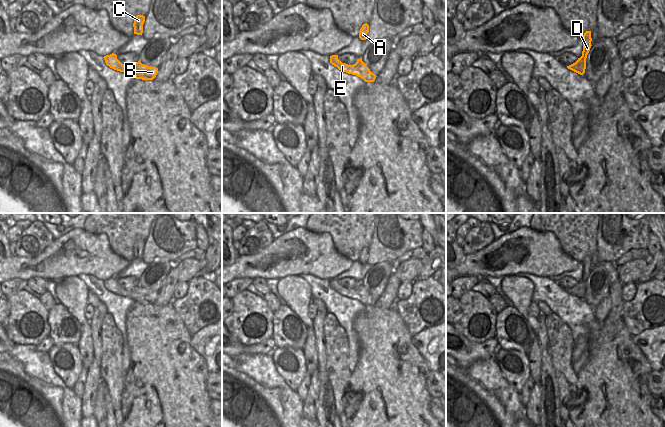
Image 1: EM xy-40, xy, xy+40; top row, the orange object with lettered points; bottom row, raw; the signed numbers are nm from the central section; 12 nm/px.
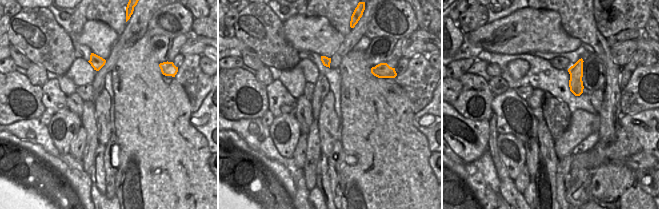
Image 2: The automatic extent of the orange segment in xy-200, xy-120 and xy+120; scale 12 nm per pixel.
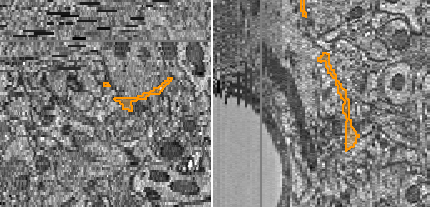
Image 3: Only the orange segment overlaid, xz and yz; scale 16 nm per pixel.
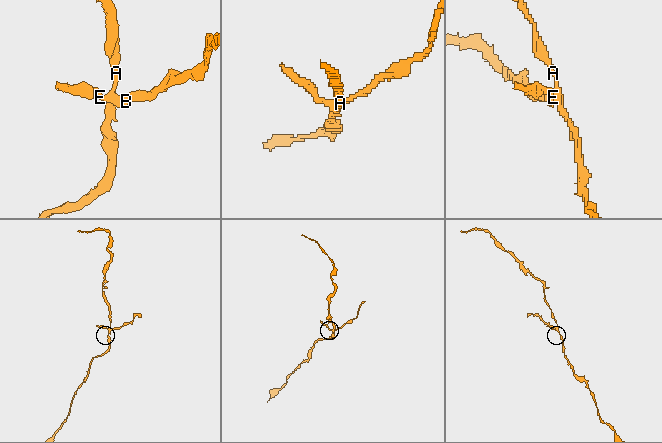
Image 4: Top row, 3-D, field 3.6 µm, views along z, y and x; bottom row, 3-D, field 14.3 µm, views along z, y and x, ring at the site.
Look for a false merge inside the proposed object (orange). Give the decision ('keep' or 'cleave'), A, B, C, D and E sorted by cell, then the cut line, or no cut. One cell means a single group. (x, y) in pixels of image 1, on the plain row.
cleave | A C D / B E | xy+40 (571, 288), (574, 295)

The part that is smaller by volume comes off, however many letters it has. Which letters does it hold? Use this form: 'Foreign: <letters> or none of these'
Foreign: B, E

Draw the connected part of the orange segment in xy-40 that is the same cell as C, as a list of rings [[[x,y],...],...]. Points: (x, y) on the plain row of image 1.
[[[137,239],[135,241],[134,247],[133,247],[134,258],[142,259],[144,246],[145,246],[145,240],[143,240],[143,239]]]

